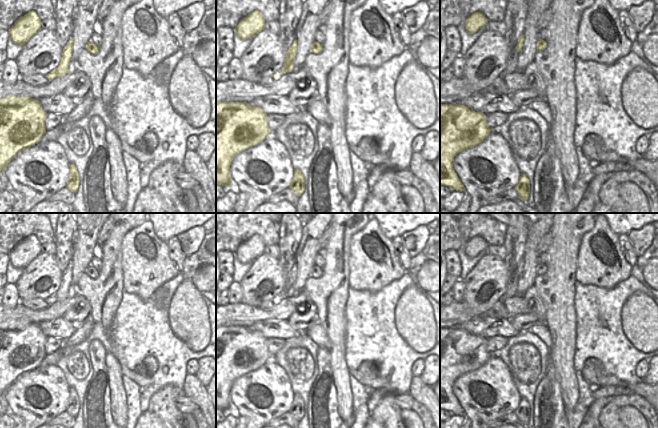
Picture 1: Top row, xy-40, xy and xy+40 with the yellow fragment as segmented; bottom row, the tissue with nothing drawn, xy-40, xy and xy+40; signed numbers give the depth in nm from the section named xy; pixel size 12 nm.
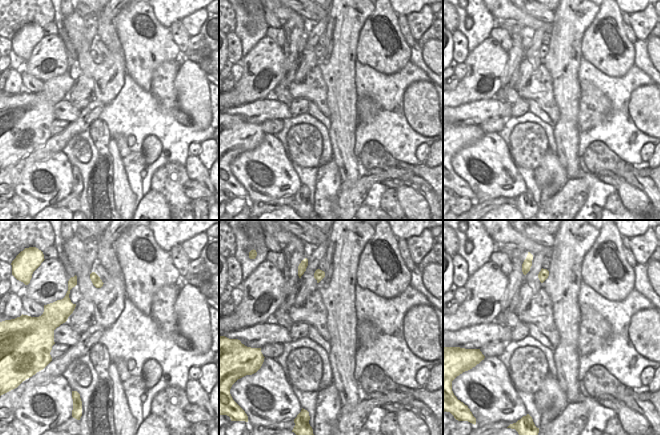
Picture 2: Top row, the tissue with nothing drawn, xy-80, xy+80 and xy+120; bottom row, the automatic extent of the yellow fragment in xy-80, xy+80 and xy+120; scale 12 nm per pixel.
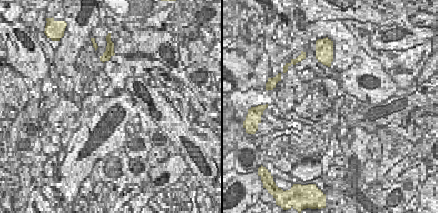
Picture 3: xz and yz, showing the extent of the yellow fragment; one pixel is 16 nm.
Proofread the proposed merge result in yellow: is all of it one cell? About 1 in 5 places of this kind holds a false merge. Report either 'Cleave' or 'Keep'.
Keep.

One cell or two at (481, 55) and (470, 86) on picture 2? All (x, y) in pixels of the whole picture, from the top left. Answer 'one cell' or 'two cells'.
one cell

